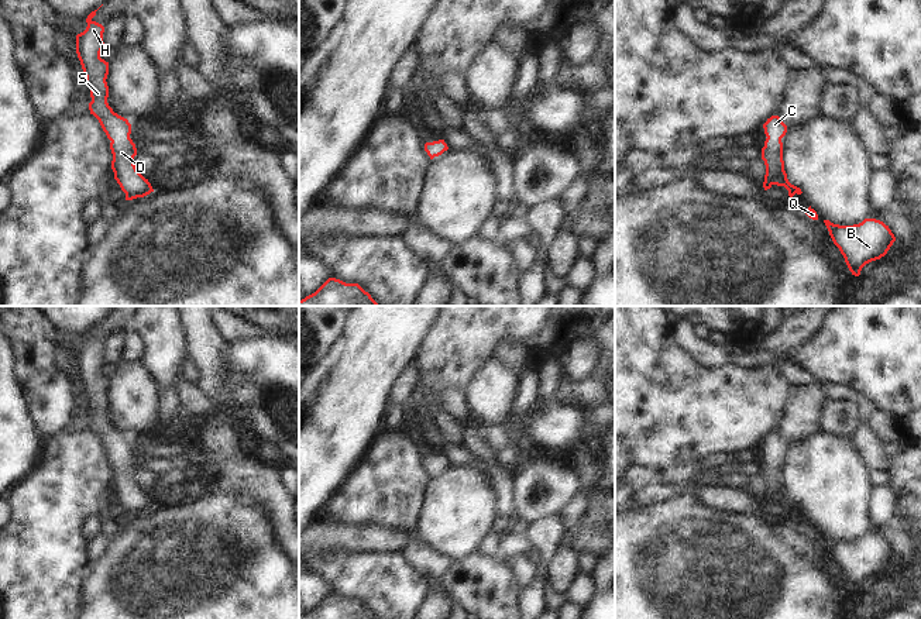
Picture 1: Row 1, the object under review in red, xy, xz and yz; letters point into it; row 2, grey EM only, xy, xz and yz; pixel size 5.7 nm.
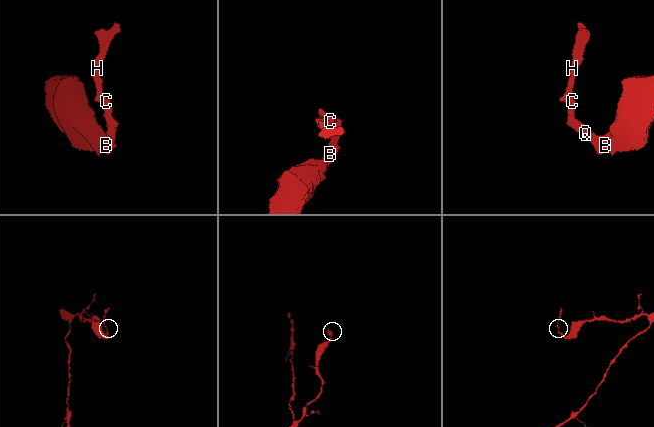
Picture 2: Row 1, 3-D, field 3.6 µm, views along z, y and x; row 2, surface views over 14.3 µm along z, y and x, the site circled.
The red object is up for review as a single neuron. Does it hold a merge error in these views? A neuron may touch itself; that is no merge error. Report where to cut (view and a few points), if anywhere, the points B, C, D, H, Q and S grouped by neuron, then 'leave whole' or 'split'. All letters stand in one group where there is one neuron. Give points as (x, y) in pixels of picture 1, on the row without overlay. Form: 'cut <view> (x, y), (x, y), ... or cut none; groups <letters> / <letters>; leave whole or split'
cut none; groups B C D H Q S; leave whole

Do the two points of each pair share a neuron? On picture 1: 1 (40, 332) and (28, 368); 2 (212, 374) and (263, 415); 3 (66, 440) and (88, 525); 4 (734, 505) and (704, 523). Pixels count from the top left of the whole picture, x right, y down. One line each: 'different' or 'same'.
1: same
2: different
3: different
4: different

